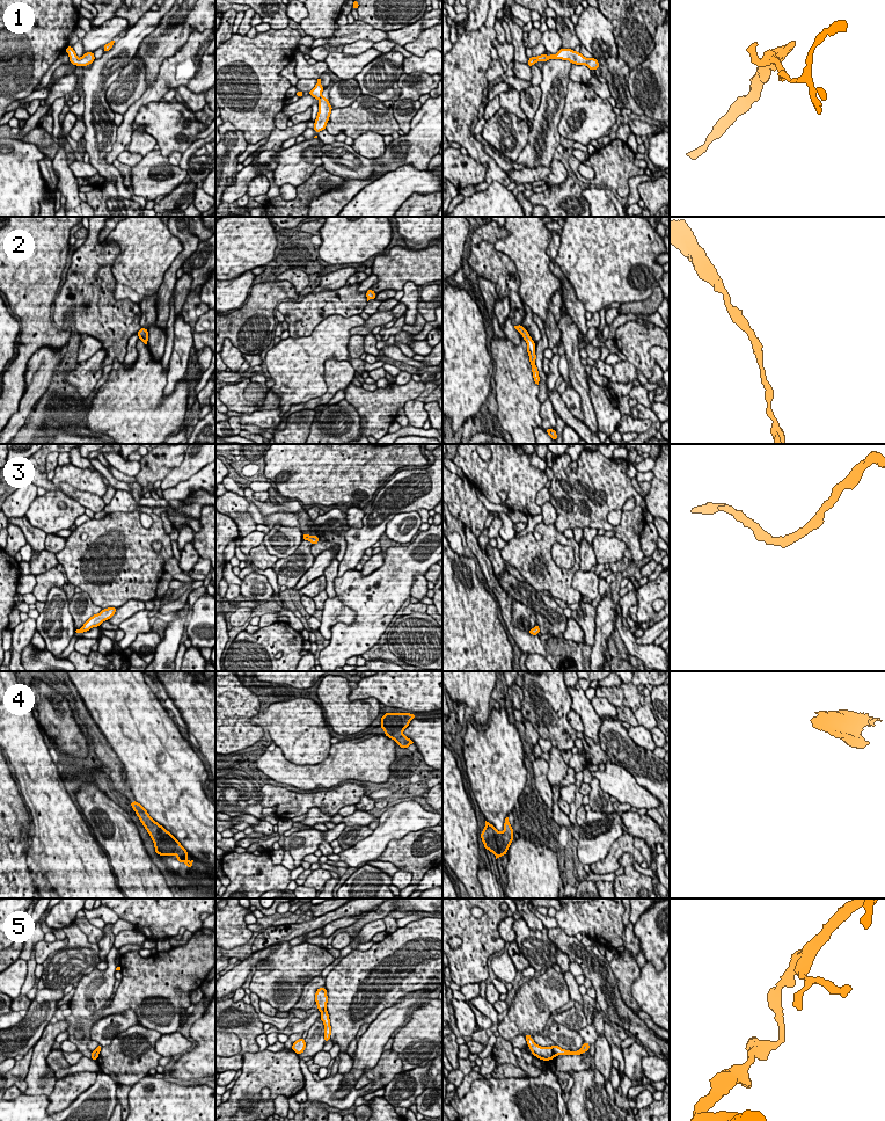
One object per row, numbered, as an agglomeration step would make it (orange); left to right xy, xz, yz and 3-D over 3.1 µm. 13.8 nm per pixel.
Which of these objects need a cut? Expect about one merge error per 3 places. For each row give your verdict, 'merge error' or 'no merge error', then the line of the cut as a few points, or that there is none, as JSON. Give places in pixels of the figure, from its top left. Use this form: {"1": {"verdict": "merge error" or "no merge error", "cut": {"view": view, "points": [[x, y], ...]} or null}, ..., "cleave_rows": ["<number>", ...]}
{"1": {"verdict": "merge error", "cut": {"view": "xz", "points": [[321, 96], [319, 99]]}}, "2": {"verdict": "no merge error", "cut": null}, "3": {"verdict": "no merge error", "cut": null}, "4": {"verdict": "no merge error", "cut": null}, "5": {"verdict": "merge error", "cut": {"view": "yz", "points": [[549, 1047], [556, 1055]]}}, "cleave_rows": ["1", "5"]}

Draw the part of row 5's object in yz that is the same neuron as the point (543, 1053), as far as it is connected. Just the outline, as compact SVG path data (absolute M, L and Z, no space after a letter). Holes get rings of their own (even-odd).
M526 1034L525 1038L533 1056L536 1056L537 1058L543 1061L550 1061L557 1056L550 1047L541 1047L536 1044L531 1038L531 1034Z

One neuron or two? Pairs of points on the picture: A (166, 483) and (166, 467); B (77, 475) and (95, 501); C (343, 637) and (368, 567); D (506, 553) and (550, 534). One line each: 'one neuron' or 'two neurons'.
A: two neurons
B: two neurons
C: two neurons
D: one neuron

